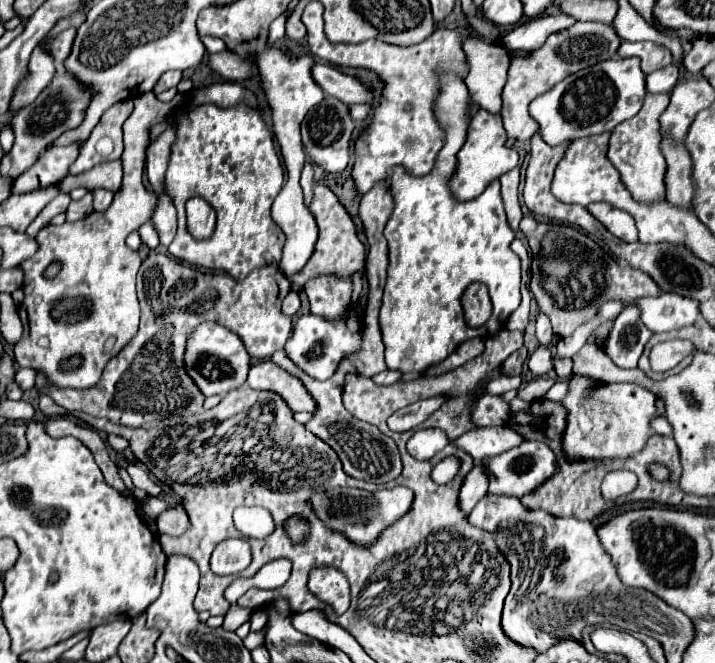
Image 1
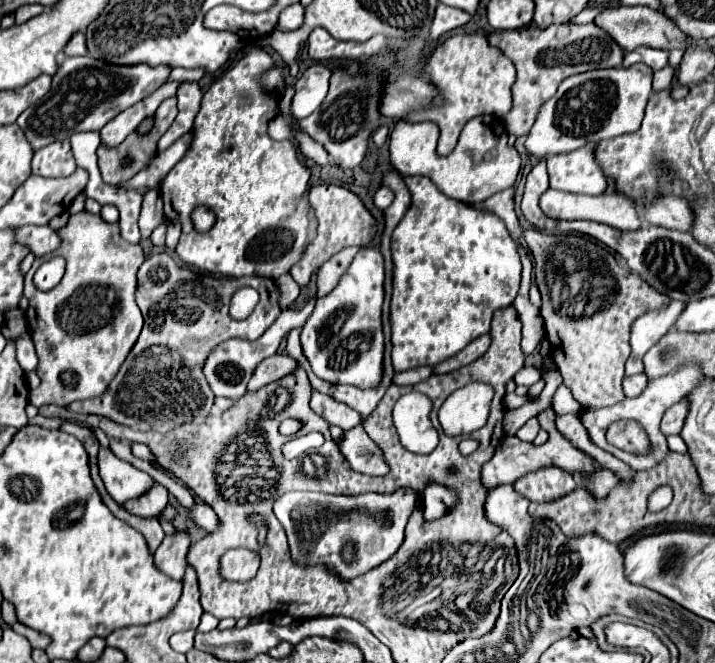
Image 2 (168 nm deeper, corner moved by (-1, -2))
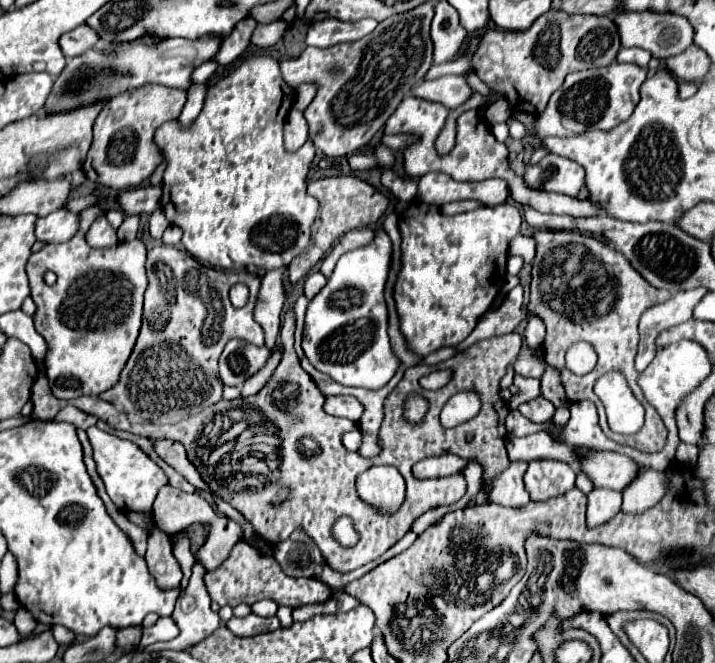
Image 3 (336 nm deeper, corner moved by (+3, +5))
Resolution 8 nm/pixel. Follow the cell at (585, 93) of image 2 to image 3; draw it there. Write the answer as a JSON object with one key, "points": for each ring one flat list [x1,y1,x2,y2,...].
{"points":[[612,62,610,66,604,68,592,68,592,70,580,70,580,72,570,72,550,100,546,110,538,116,534,122,534,140,544,142,548,136,578,136,590,128,594,130,612,130,618,124,626,122,638,100,640,100,640,84,646,80,646,68,640,68,636,64,620,64]]}

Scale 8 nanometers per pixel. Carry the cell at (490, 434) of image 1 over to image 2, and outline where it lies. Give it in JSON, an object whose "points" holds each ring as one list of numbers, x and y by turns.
{"points":[[532,417,532,419,528,419,528,421,524,423,524,427,520,427,518,437,520,437,522,441,534,441,534,437,538,435,538,431,540,431,538,419,536,419,536,417]]}

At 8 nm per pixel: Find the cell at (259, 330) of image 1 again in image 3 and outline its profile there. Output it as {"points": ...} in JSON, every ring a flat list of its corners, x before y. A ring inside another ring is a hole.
{"points":[[154,246,146,258,146,274,148,274,148,288,144,294,144,316,138,340,134,350,120,372,118,384,114,388,102,392,98,398,118,406,130,418,138,416,146,422,164,424,170,420,178,420,190,412,200,412,210,404,222,398,222,382,218,378,218,356,228,340,240,338,250,344,262,346,264,344,264,330,254,320,254,306,258,300,258,288,262,278,250,272,222,272,208,266,198,264,188,252,174,248,174,246],[244,282,250,288,250,300,244,308,232,308,228,300,228,290,232,284]]}

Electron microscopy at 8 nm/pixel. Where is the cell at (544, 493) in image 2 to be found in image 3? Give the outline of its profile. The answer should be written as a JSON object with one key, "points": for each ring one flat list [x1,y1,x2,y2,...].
{"points":[[532,460,524,474,526,490,532,500,548,500,574,488,576,472,558,460]]}

